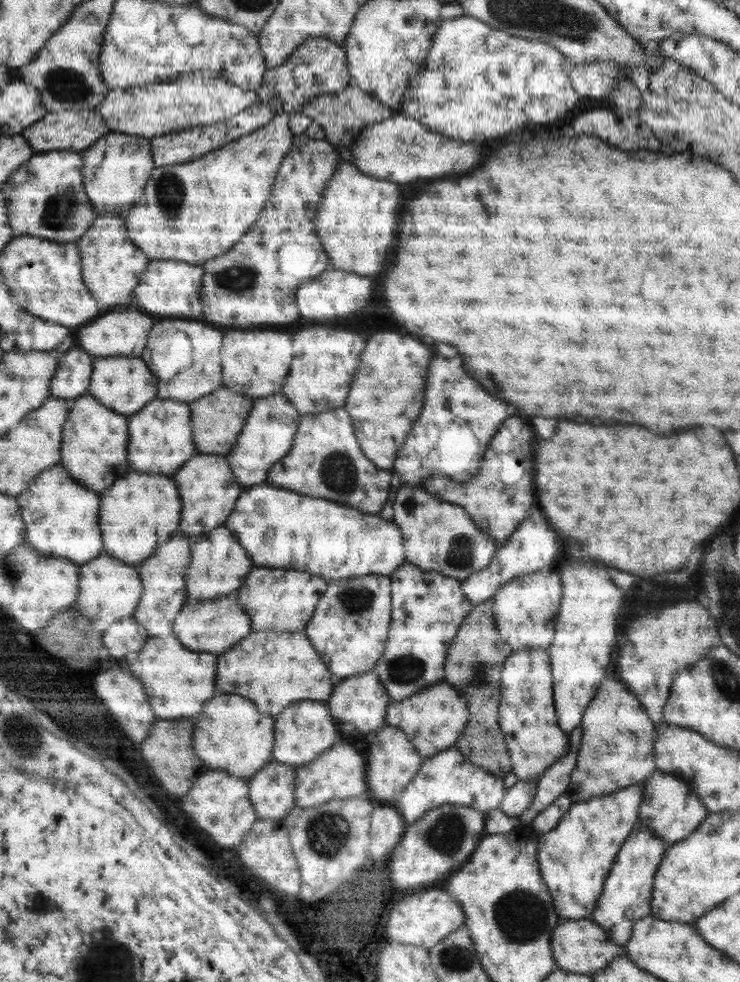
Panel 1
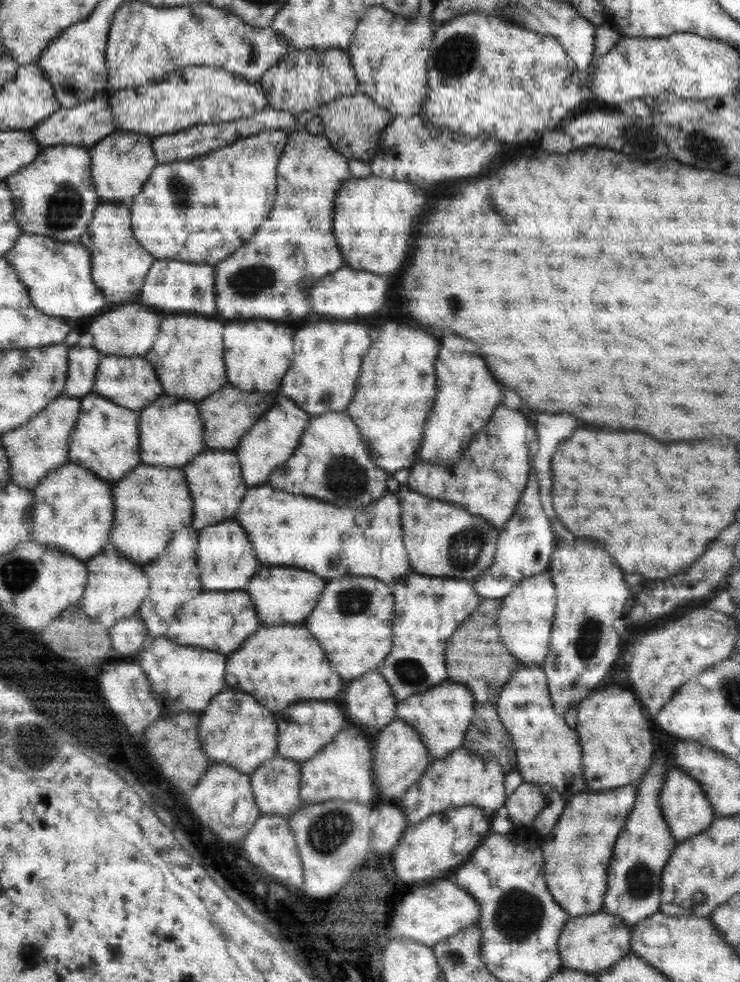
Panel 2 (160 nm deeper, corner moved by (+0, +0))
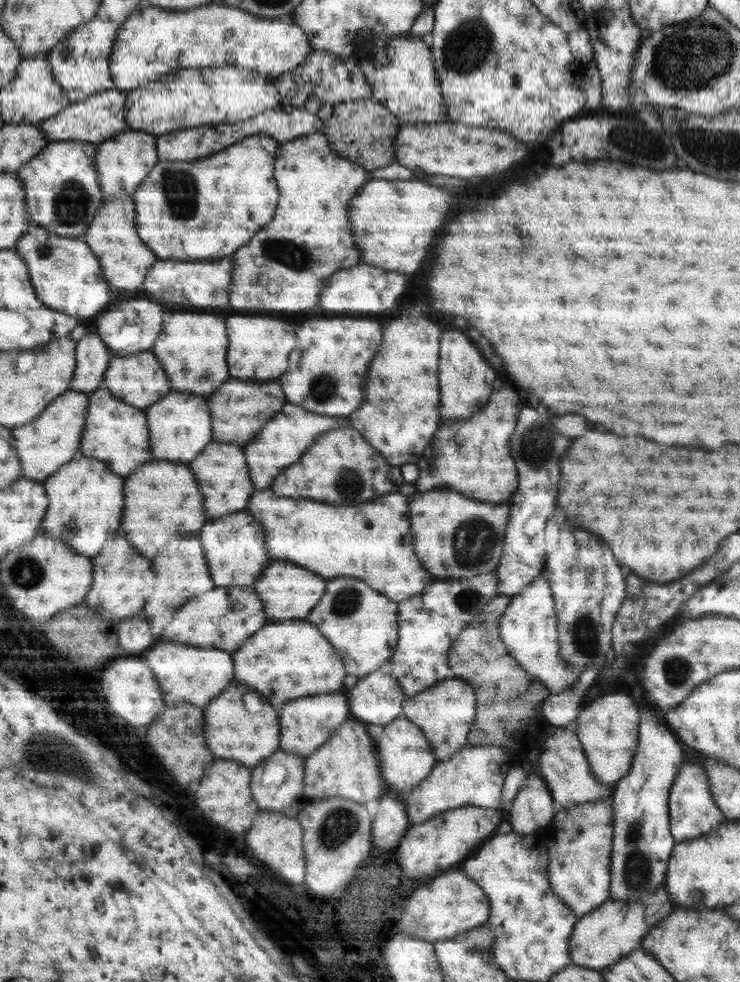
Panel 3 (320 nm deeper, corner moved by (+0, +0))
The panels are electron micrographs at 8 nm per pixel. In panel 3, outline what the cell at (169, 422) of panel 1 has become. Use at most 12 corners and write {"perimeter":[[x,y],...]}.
{"perimeter":[[205,395],[143,410],[150,458],[187,464],[212,441]]}

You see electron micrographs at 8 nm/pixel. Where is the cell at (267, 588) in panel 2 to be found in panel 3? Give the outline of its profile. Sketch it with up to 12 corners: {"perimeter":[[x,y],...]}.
{"perimeter":[[271,560],[253,584],[267,621],[301,619],[327,580]]}

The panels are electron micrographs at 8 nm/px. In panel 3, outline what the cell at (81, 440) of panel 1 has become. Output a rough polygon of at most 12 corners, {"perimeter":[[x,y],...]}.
{"perimeter":[[87,397],[79,455],[127,476],[150,459],[143,410]]}

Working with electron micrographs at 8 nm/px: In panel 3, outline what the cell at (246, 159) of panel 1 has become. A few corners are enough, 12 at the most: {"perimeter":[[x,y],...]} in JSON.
{"perimeter":[[278,142],[156,162],[131,195],[137,236],[181,252],[185,222],[231,250],[273,218]]}

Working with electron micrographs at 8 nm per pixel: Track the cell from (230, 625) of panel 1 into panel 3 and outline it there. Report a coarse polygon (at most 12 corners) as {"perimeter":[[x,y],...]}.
{"perimeter":[[213,588],[165,626],[171,642],[233,652],[267,623],[251,588]]}

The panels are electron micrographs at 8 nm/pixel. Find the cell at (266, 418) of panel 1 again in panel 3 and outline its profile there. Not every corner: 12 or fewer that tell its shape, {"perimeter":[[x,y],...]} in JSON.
{"perimeter":[[285,402],[242,446],[252,487],[269,488],[322,432],[349,425]]}

